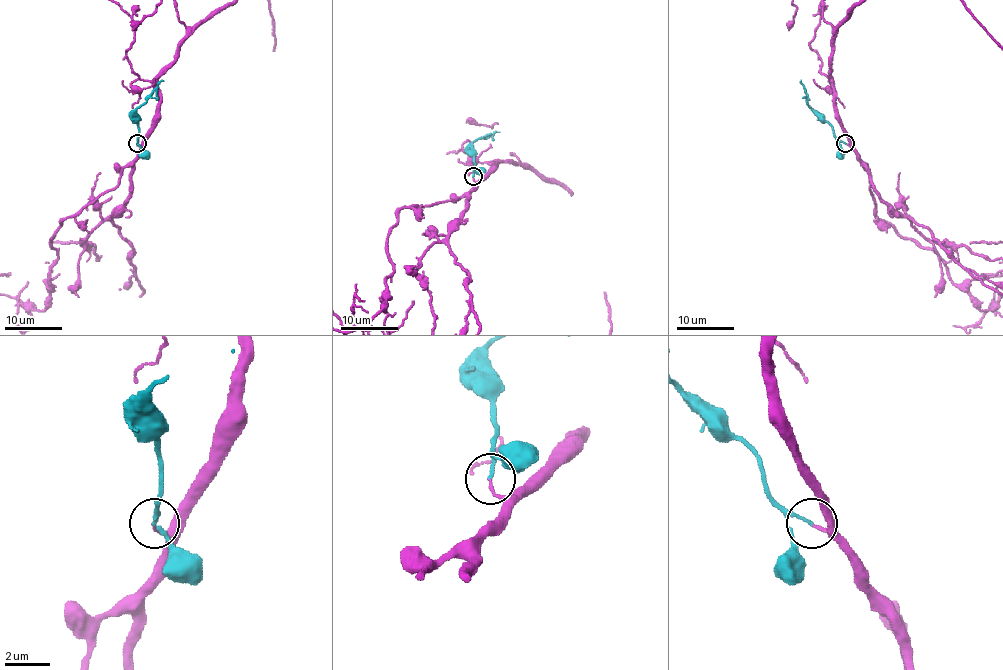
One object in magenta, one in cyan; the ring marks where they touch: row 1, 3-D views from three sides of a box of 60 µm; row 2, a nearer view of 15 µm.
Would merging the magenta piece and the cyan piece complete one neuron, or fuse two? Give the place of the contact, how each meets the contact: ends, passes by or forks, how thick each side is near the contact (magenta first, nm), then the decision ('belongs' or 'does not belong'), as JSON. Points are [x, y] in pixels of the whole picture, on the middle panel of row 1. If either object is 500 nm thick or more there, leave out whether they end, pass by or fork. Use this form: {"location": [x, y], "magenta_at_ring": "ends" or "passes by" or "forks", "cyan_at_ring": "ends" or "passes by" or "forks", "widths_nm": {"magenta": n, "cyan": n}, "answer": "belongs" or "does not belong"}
{"location": [473, 176], "magenta_at_ring": "ends", "cyan_at_ring": "ends", "widths_nm": {"magenta": 110, "cyan": 120}, "answer": "belongs"}

